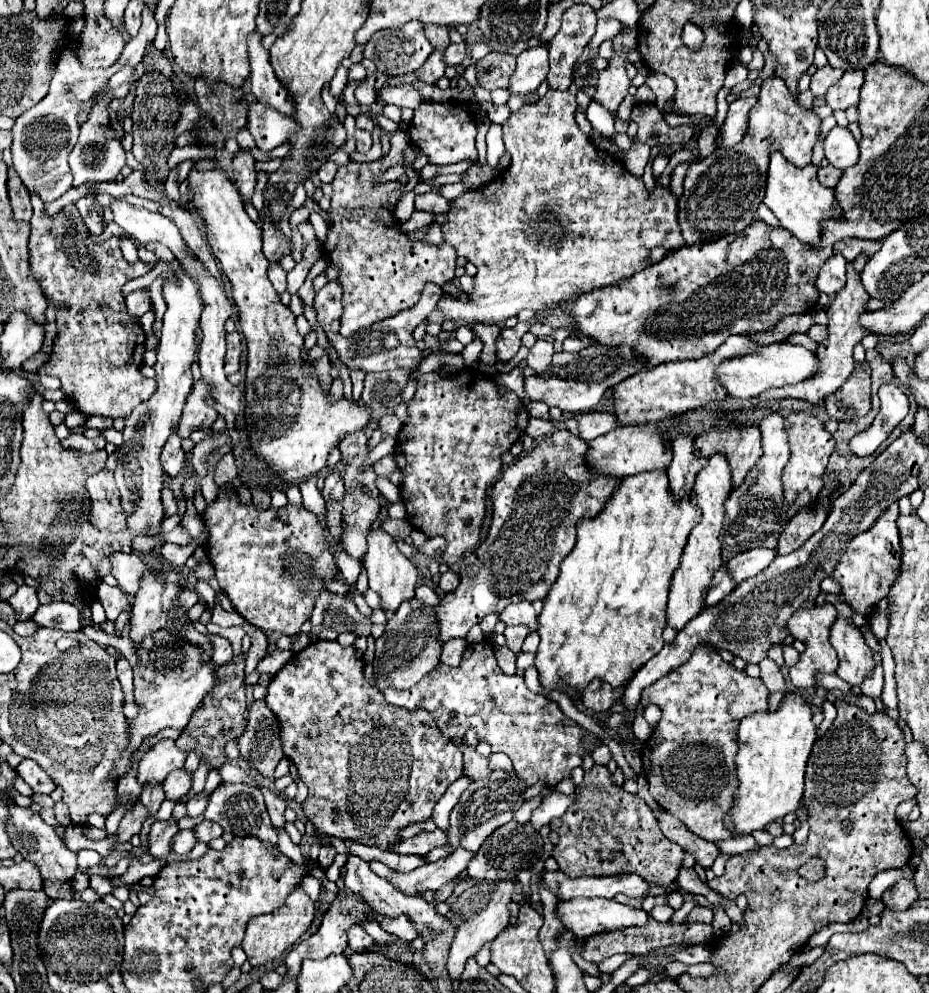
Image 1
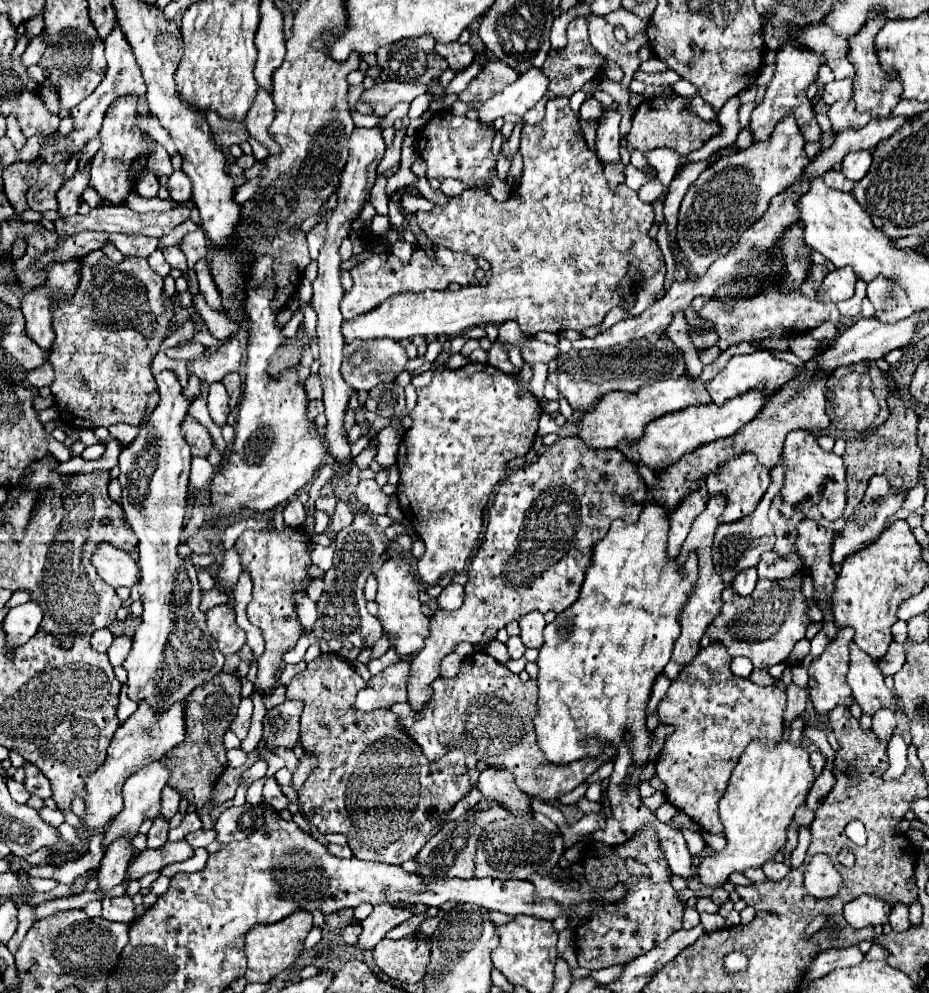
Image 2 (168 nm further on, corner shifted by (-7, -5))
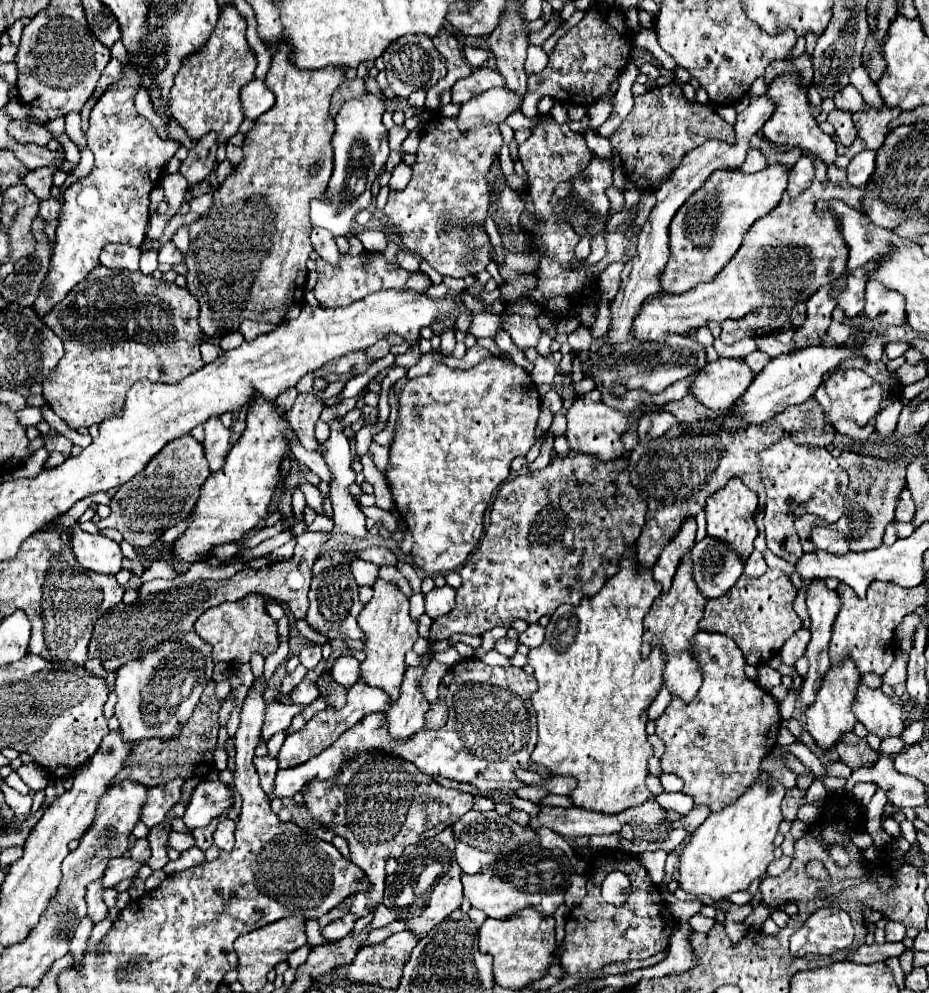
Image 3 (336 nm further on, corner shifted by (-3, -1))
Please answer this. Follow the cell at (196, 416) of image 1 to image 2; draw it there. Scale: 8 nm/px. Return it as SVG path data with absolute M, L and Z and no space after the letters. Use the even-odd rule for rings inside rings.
M186 415L186 419L182 421L182 433L192 449L192 457L208 457L208 451L212 449L212 439L204 425L200 425L194 417Z

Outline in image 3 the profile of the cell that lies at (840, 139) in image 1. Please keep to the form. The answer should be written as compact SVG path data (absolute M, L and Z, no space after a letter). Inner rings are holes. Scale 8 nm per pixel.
M864 149L860 151L848 165L846 173L848 173L848 183L854 185L854 187L864 187L866 181L870 179L872 171L874 171L874 157L876 153L872 153L870 149Z

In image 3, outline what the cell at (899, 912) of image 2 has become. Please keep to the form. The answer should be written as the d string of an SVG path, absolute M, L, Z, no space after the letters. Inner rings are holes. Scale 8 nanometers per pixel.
M888 919L888 923L886 923L886 941L902 941L904 935L906 935L904 923Z

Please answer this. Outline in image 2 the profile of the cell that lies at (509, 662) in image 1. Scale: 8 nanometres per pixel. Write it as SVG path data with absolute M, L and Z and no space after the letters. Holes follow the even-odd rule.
M490 641L488 643L488 647L484 649L484 651L488 651L498 663L504 663L504 661L508 661L510 657L508 657L508 649L506 649L506 645L504 643L500 643L500 641Z

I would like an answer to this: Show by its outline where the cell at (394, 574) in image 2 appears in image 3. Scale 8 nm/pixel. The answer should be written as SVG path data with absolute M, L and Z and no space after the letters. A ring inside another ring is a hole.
M376 579L374 583L374 597L366 603L366 607L362 609L360 617L358 617L358 625L366 635L366 659L362 661L362 679L372 685L372 687L380 687L384 689L392 701L396 701L400 683L402 683L402 675L406 671L404 665L404 655L412 649L412 645L418 641L418 621L410 617L410 605L408 605L408 597L400 591L400 587L396 583L388 583L384 579Z

